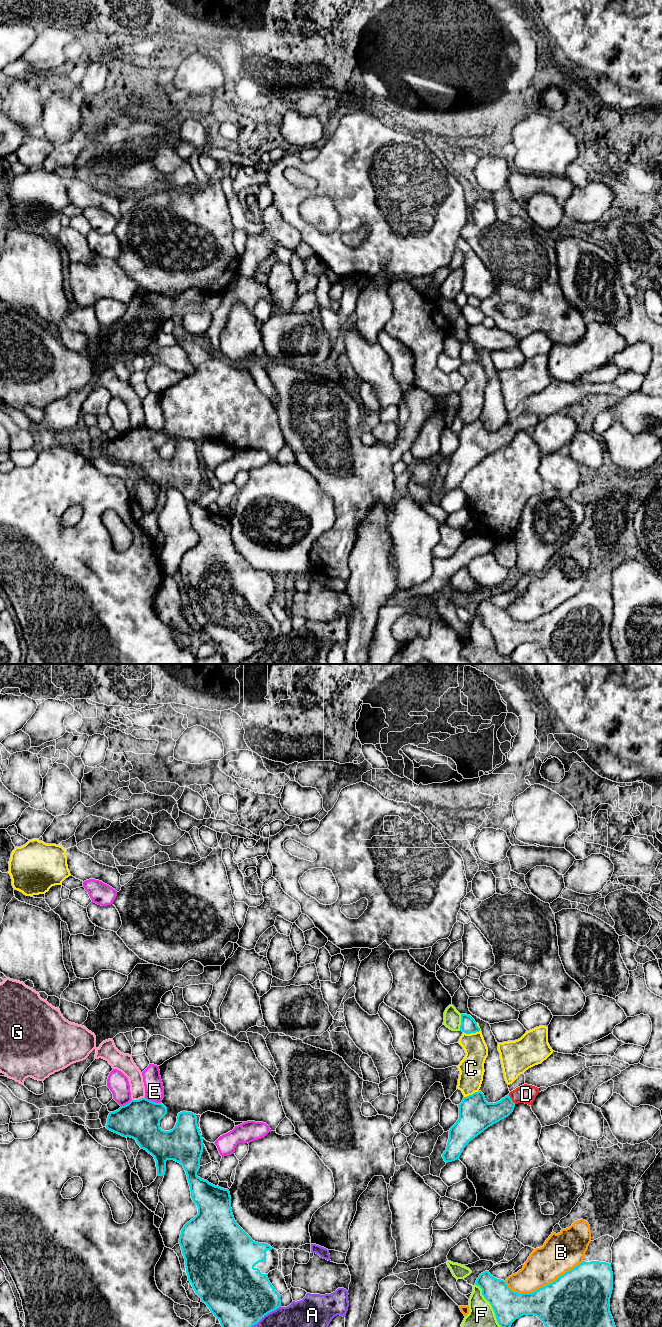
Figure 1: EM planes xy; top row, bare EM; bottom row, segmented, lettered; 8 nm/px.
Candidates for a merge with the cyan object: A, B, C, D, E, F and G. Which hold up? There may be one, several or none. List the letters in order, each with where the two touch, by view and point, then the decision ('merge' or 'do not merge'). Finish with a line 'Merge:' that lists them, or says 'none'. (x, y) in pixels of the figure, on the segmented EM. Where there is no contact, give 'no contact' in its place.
A: xy (265, 1314) | do not merge
B: xy (544, 1286) | do not merge
C: xy (471, 1032) | do not merge
D: xy (511, 1099) | merge
E: xy (152, 1101) | do not merge
F: xy (491, 1305) | do not merge
G: xy (139, 1099) | do not merge
Merge: D

